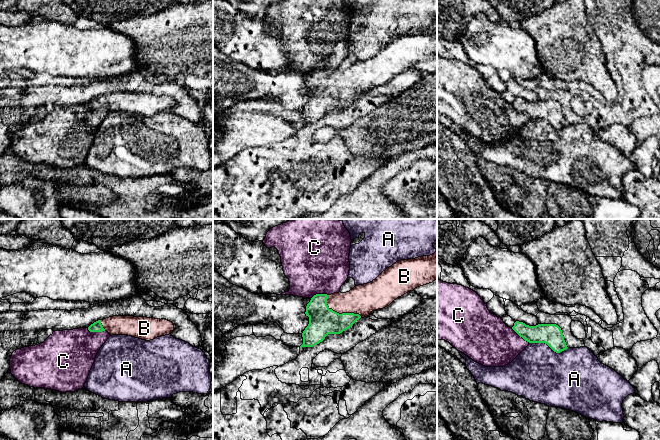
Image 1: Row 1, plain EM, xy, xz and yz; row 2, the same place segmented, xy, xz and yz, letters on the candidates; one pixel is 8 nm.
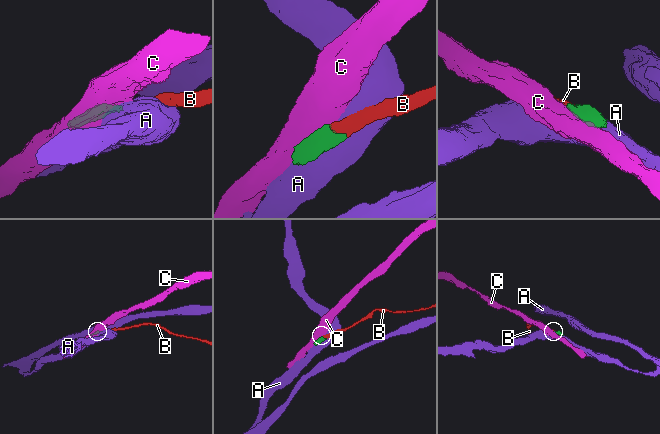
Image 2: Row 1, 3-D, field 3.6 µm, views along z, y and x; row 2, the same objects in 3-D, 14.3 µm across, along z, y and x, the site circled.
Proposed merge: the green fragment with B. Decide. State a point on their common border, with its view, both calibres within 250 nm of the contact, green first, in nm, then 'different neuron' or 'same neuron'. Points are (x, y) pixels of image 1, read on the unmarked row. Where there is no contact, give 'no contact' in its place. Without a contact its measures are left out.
contact xz (338, 89); calibres 220 and 240 nm; same neuron

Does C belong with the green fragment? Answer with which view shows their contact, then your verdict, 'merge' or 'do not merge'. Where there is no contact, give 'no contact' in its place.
meets green in xy; do not merge

